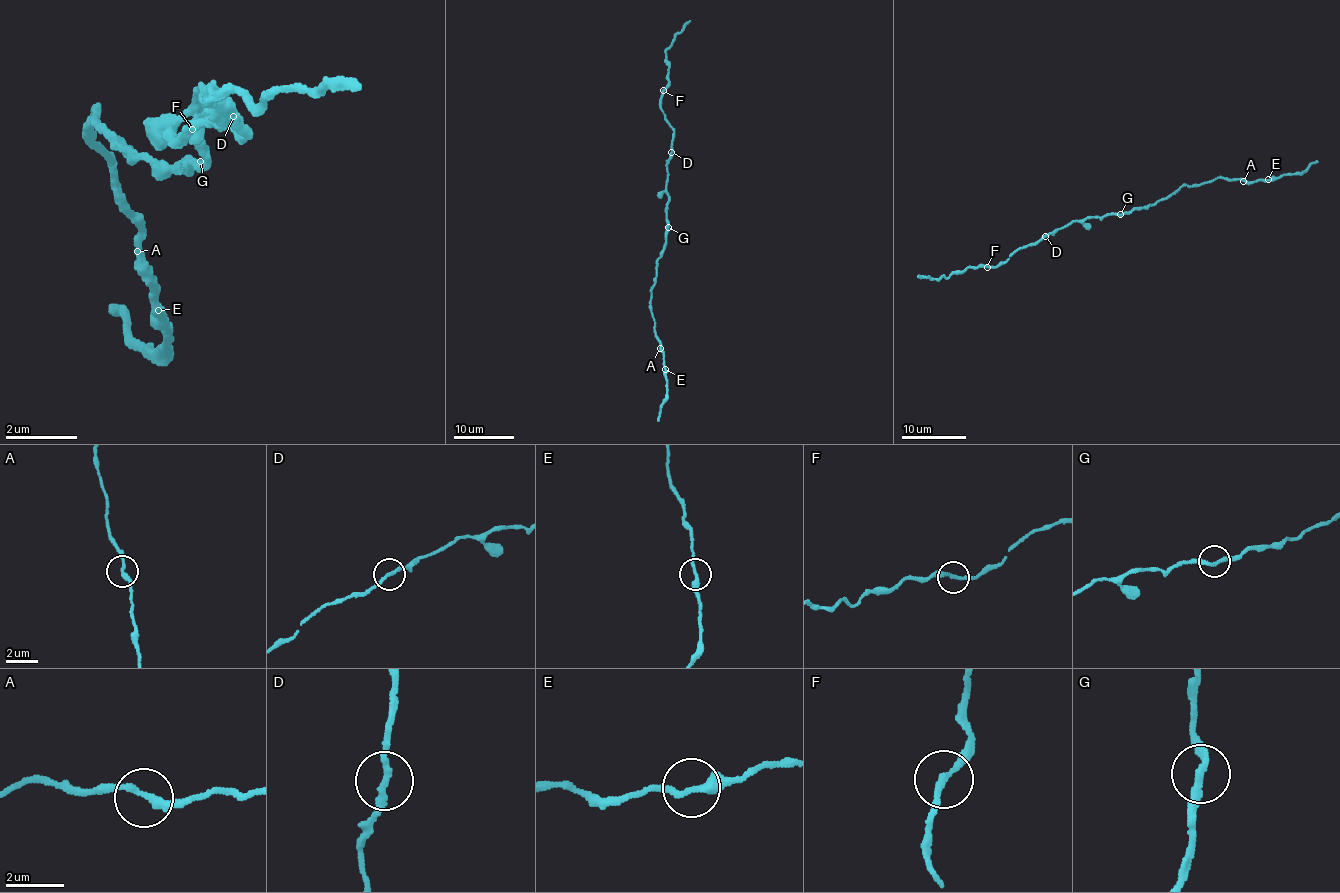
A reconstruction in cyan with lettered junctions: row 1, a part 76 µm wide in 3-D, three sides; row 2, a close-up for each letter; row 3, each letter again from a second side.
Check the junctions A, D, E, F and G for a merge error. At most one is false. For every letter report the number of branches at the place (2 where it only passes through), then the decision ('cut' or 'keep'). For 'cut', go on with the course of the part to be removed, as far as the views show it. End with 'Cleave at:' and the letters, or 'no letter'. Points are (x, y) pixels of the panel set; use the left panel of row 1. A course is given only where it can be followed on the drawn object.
A: branches 2; keep
D: branches 2; keep
E: branches 2; keep
F: branches 2; keep
G: branches 2; keep
Cleave at: no letter

